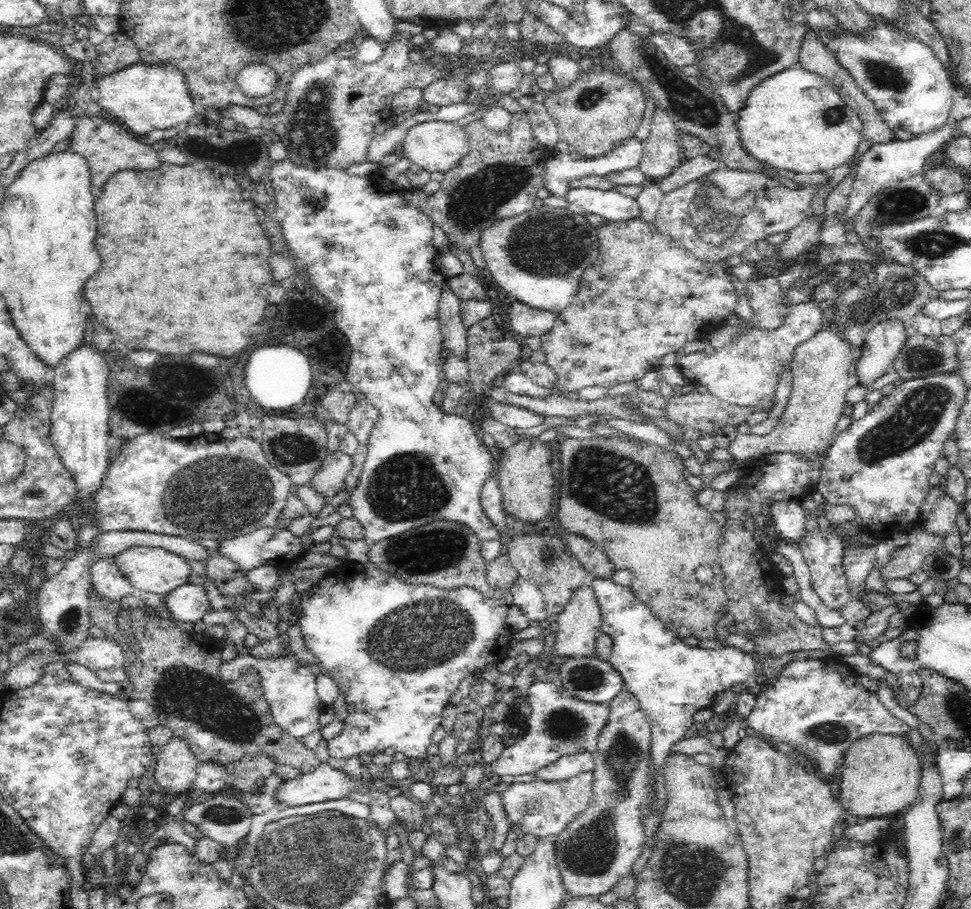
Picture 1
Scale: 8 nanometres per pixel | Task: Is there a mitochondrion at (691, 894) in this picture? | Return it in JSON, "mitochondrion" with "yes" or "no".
{"mitochondrion":"yes"}

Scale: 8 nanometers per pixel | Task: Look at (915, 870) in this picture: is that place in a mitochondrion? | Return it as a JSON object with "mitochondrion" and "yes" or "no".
{"mitochondrion":"no"}

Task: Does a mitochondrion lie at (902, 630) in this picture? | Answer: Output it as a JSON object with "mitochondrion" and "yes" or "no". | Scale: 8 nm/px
{"mitochondrion":"no"}

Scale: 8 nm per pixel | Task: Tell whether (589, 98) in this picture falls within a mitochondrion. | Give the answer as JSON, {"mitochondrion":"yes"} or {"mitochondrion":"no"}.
{"mitochondrion":"yes"}

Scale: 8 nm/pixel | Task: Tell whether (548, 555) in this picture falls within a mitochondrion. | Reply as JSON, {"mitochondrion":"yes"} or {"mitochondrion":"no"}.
{"mitochondrion":"yes"}

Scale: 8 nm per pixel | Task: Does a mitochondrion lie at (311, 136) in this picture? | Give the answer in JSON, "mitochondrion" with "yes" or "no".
{"mitochondrion":"yes"}

